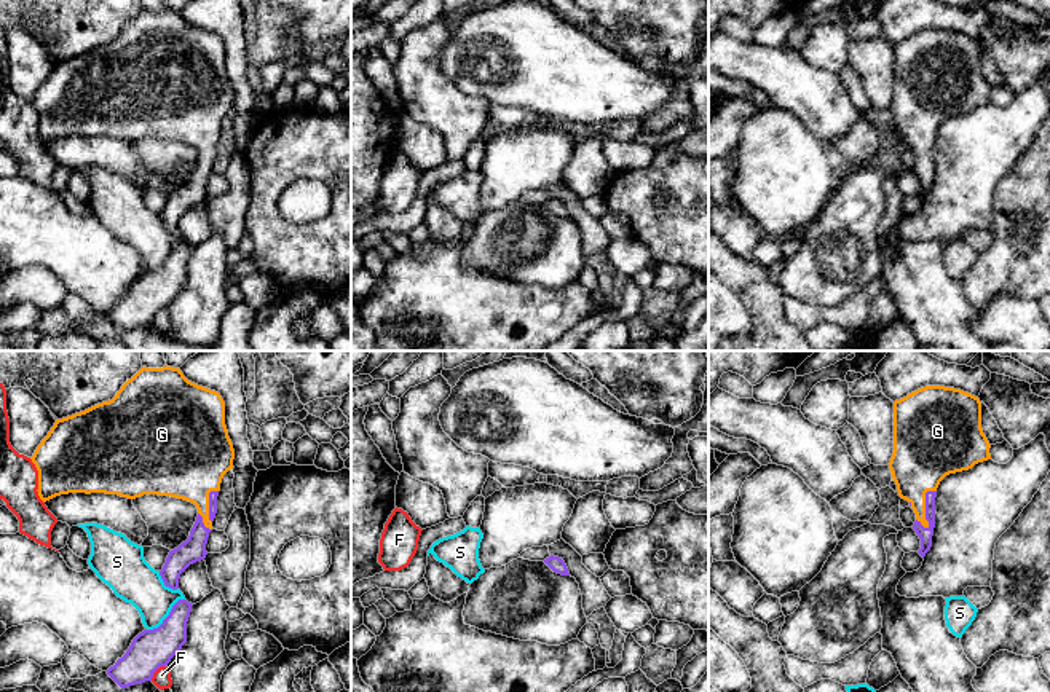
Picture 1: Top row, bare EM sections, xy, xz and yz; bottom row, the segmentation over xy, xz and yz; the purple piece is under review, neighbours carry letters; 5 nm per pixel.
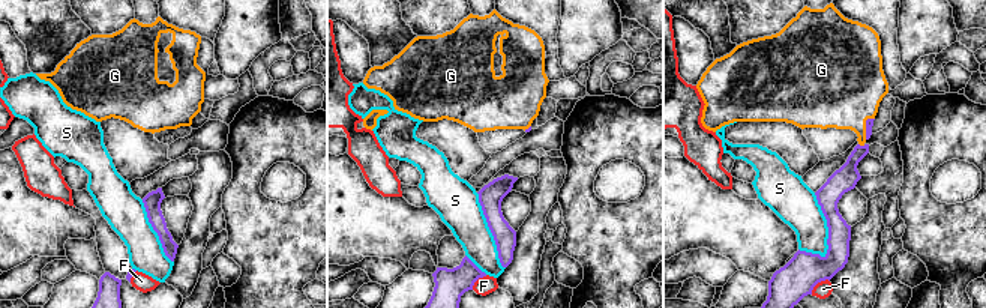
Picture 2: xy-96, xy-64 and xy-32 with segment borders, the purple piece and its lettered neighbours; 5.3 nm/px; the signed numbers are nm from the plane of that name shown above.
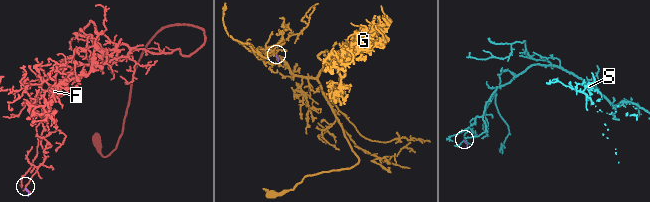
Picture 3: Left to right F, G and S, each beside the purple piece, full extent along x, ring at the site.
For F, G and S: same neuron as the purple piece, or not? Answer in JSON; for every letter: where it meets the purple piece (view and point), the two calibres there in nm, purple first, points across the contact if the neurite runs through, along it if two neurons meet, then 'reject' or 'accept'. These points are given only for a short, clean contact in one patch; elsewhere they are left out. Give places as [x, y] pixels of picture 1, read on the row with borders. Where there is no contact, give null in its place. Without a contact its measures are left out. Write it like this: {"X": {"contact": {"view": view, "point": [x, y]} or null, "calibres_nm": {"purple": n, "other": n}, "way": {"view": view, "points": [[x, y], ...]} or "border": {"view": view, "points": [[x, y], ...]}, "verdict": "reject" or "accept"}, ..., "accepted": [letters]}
{"F": {"contact": {"view": "xy", "point": [155, 670]}, "calibres_nm": {"purple": 200, "other": 100}, "border": {"view": "xy", "points": [[165, 665], [150, 680]]}, "verdict": "reject"}, "G": {"contact": {"view": "yz", "point": [926, 506]}, "calibres_nm": {"purple": 70, "other": 300}, "way": {"view": "yz", "points": [[924, 534], [927, 525], [926, 506], [923, 456]]}, "verdict": "accept"}, "S": {"contact": {"view": "xy", "point": [168, 616]}, "calibres_nm": {"purple": 200, "other": 220}, "verdict": "reject"}, "accepted": ["G"]}

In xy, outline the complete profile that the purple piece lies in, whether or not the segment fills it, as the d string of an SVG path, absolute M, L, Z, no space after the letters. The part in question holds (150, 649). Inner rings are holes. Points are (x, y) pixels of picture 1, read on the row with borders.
M179 600L158 628L144 630L132 639L126 654L107 670L107 674L121 689L152 681L153 673L166 666L187 643L191 606L187 600Z

